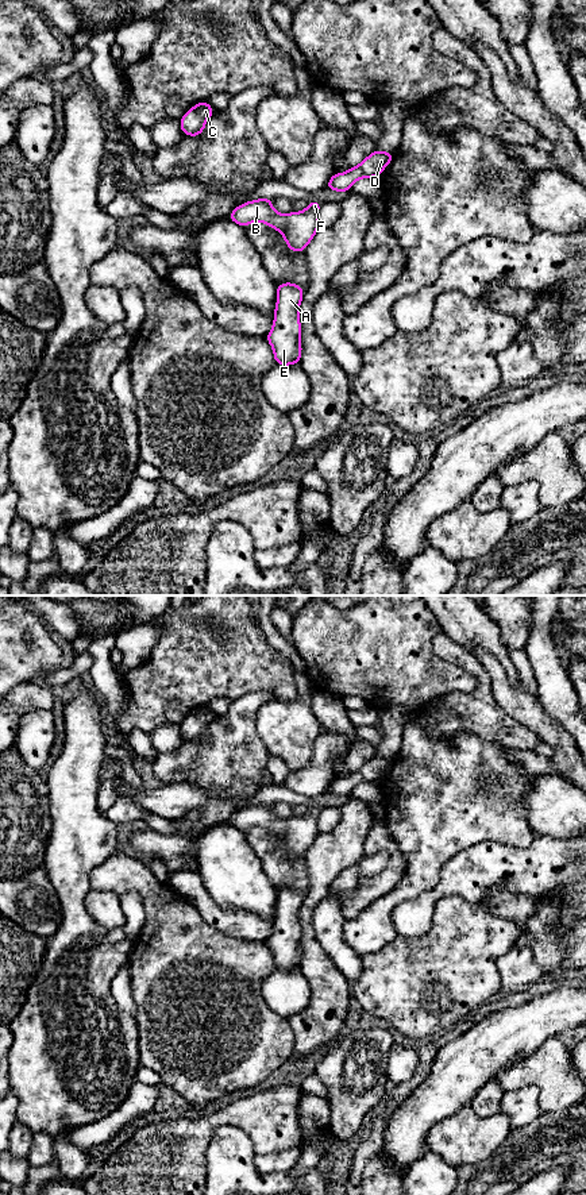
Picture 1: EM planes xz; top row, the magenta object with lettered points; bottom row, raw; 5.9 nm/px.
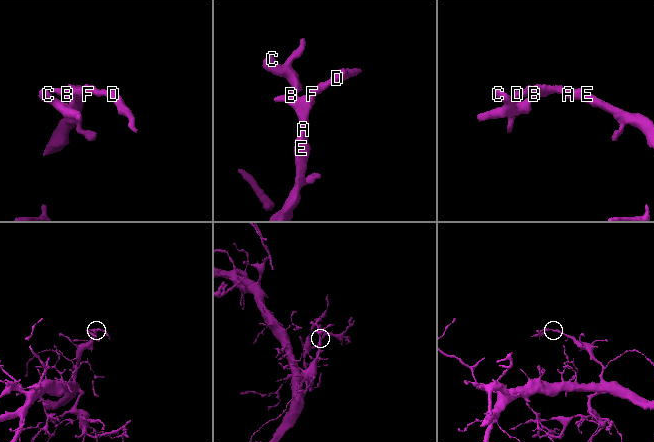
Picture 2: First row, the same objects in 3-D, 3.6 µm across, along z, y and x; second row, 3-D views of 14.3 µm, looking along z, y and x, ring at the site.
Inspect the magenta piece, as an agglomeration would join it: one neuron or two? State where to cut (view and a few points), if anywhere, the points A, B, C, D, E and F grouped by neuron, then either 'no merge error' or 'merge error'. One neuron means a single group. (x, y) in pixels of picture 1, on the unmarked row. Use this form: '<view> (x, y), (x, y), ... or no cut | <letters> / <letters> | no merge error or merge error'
no cut | A B C D E F | no merge error

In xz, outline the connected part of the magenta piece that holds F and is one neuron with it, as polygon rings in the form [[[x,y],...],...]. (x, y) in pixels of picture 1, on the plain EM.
[[[271,803],[247,806],[236,812],[227,824],[243,833],[254,826],[265,828],[281,837],[292,857],[304,856],[320,834],[317,818],[323,809],[309,806],[308,813],[301,817],[281,820],[273,813],[271,806]]]

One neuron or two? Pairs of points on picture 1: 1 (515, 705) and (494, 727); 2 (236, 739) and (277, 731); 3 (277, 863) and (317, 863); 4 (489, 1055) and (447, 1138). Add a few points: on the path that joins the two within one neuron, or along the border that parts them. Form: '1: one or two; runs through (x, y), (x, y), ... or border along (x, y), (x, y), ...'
1: two; border along (492, 685), (494, 700), (509, 714), (534, 731)
2: two; border along (261, 704), (255, 714), (255, 732), (269, 752)
3: two; border along (303, 856), (307, 864), (305, 895)
4: two; border along (470, 1105), (458, 1107), (436, 1124)

